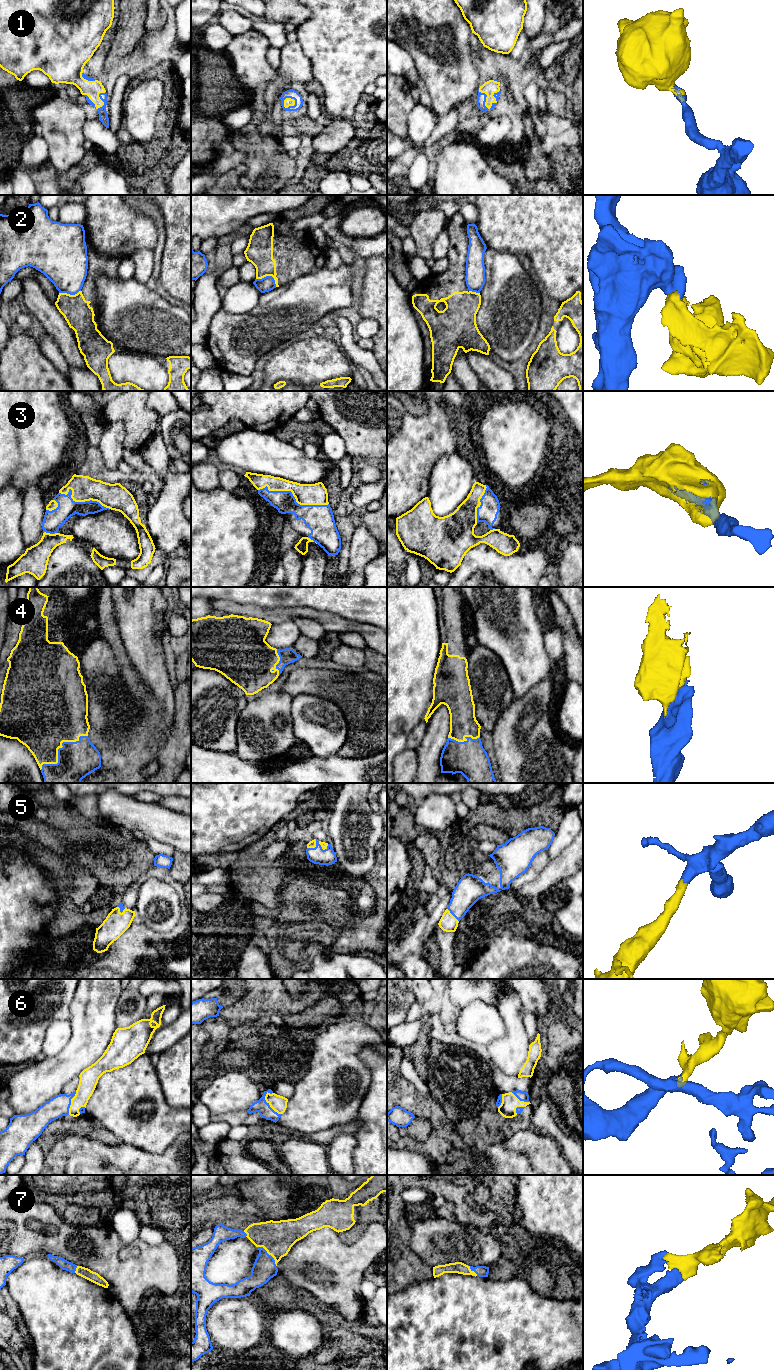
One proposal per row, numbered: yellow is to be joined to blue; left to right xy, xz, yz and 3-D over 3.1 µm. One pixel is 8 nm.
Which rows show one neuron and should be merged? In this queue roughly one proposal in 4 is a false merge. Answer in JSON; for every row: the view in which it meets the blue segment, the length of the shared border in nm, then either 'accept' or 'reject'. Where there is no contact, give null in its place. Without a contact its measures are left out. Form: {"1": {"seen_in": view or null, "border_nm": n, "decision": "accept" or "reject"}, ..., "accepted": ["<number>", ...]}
{"1": {"seen_in": "yz", "border_nm": 190, "decision": "accept"}, "2": {"seen_in": "xz", "border_nm": 180, "decision": "reject"}, "3": {"seen_in": "xz", "border_nm": 600, "decision": "accept"}, "4": {"seen_in": "xy", "border_nm": 480, "decision": "accept"}, "5": {"seen_in": "xz", "border_nm": 100, "decision": "accept"}, "6": {"seen_in": "xz", "border_nm": 220, "decision": "accept"}, "7": {"seen_in": "xz", "border_nm": 220, "decision": "accept"}, "accepted": ["1", "3", "4", "5", "6", "7"]}

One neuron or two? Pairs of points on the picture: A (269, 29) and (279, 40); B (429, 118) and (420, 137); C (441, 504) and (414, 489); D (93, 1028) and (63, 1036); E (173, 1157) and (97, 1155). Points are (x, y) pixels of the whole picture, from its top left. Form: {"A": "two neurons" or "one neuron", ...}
{"A": "one neuron", "B": "one neuron", "C": "two neurons", "D": "two neurons", "E": "one neuron"}

